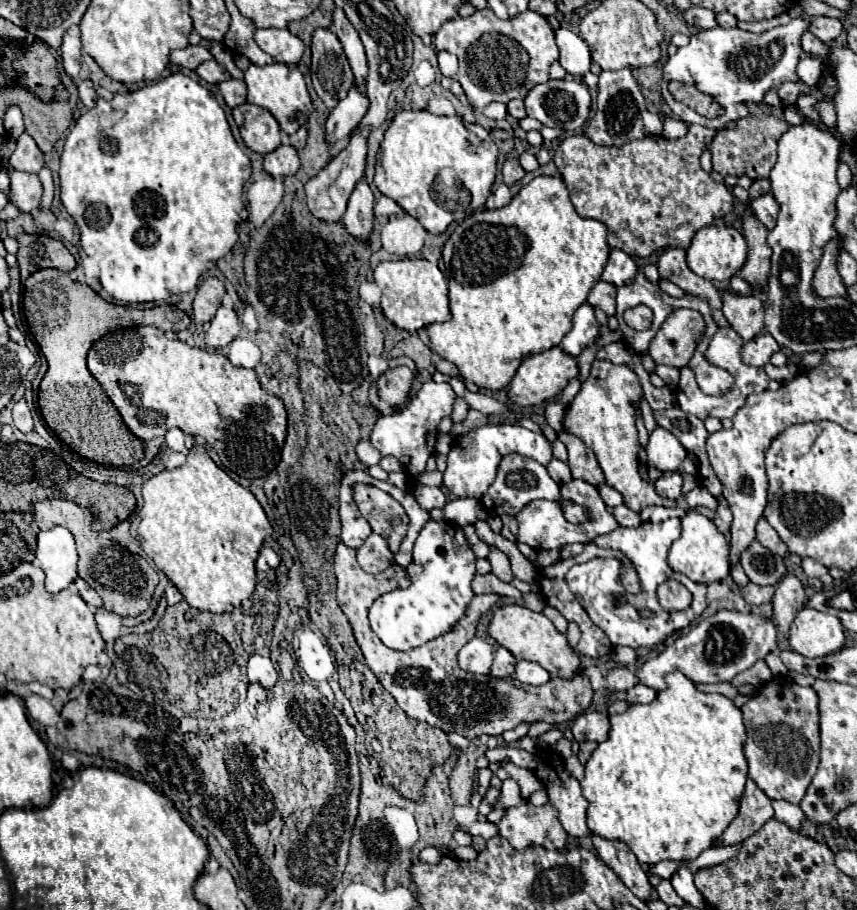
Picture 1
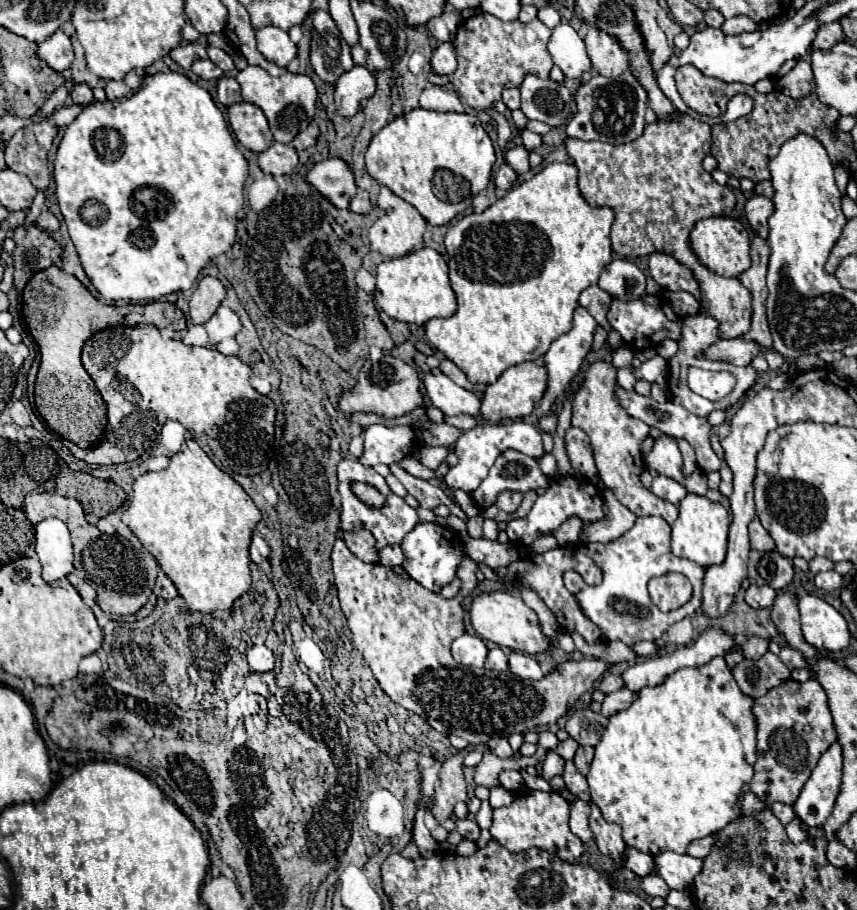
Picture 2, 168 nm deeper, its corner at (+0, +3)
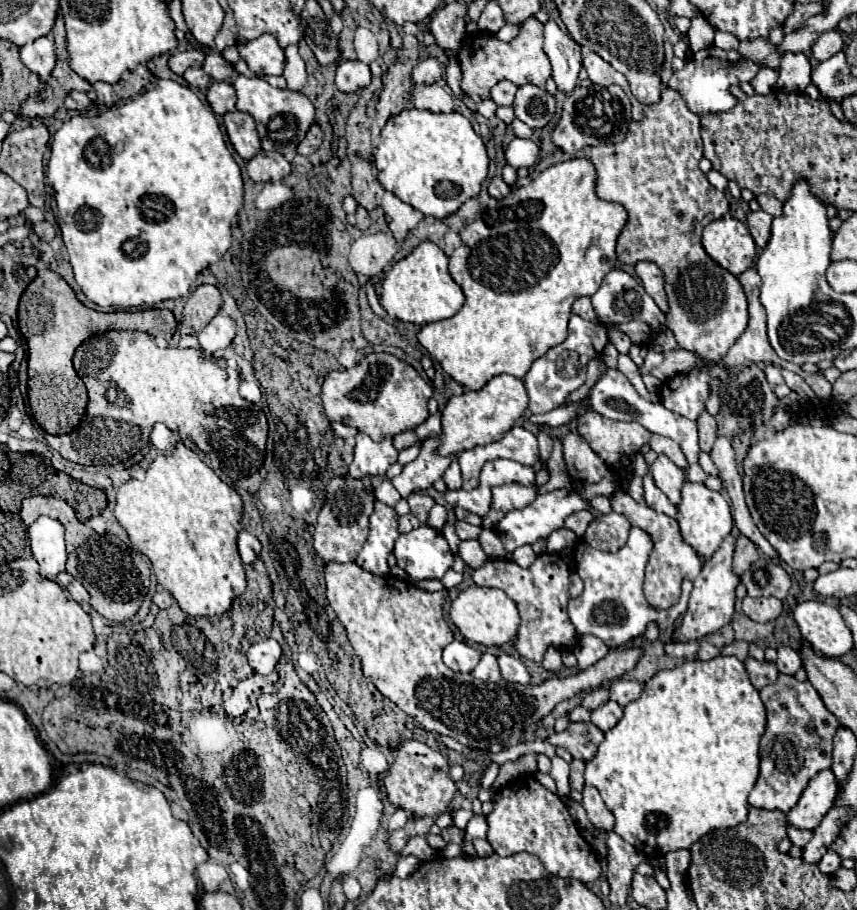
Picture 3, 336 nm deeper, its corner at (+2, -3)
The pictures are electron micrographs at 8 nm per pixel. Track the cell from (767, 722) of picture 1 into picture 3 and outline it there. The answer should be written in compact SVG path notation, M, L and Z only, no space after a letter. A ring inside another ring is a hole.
M778 675L778 679L764 689L760 689L760 697L764 701L766 713L768 713L768 723L766 723L766 733L762 735L760 741L760 777L750 793L750 805L760 807L760 809L780 809L788 813L800 799L802 791L810 783L810 779L824 771L830 769L832 765L832 739L838 729L838 719L834 713L830 713L820 699L818 691L812 687L810 681L796 681L792 675Z

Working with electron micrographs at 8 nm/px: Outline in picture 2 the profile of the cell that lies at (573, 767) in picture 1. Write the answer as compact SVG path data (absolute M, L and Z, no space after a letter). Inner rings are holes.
M566 761L562 779L564 779L566 787L568 787L576 797L580 797L582 801L590 801L590 791L588 791L586 777L576 769L576 765L574 765L572 761Z

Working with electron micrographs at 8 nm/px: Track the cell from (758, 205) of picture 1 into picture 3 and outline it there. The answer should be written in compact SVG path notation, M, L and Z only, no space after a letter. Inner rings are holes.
M764 211L750 213L748 221L746 221L746 225L748 225L748 229L750 229L756 245L762 247L762 249L766 247L766 243L770 239L770 223L772 223L772 217L768 213L764 213Z

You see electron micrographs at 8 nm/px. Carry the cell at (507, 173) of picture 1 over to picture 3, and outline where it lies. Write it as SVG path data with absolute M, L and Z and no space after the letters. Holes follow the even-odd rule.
M494 177L492 181L490 181L490 185L488 185L488 193L490 193L490 197L494 197L494 199L504 199L508 193L510 193L510 187L502 181L502 177Z

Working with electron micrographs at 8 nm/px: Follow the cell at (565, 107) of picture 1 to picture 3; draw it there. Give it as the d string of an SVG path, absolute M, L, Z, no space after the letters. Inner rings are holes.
M536 85L518 87L514 97L514 113L528 127L532 129L546 127L552 121L554 111L556 111L556 101L546 89Z

